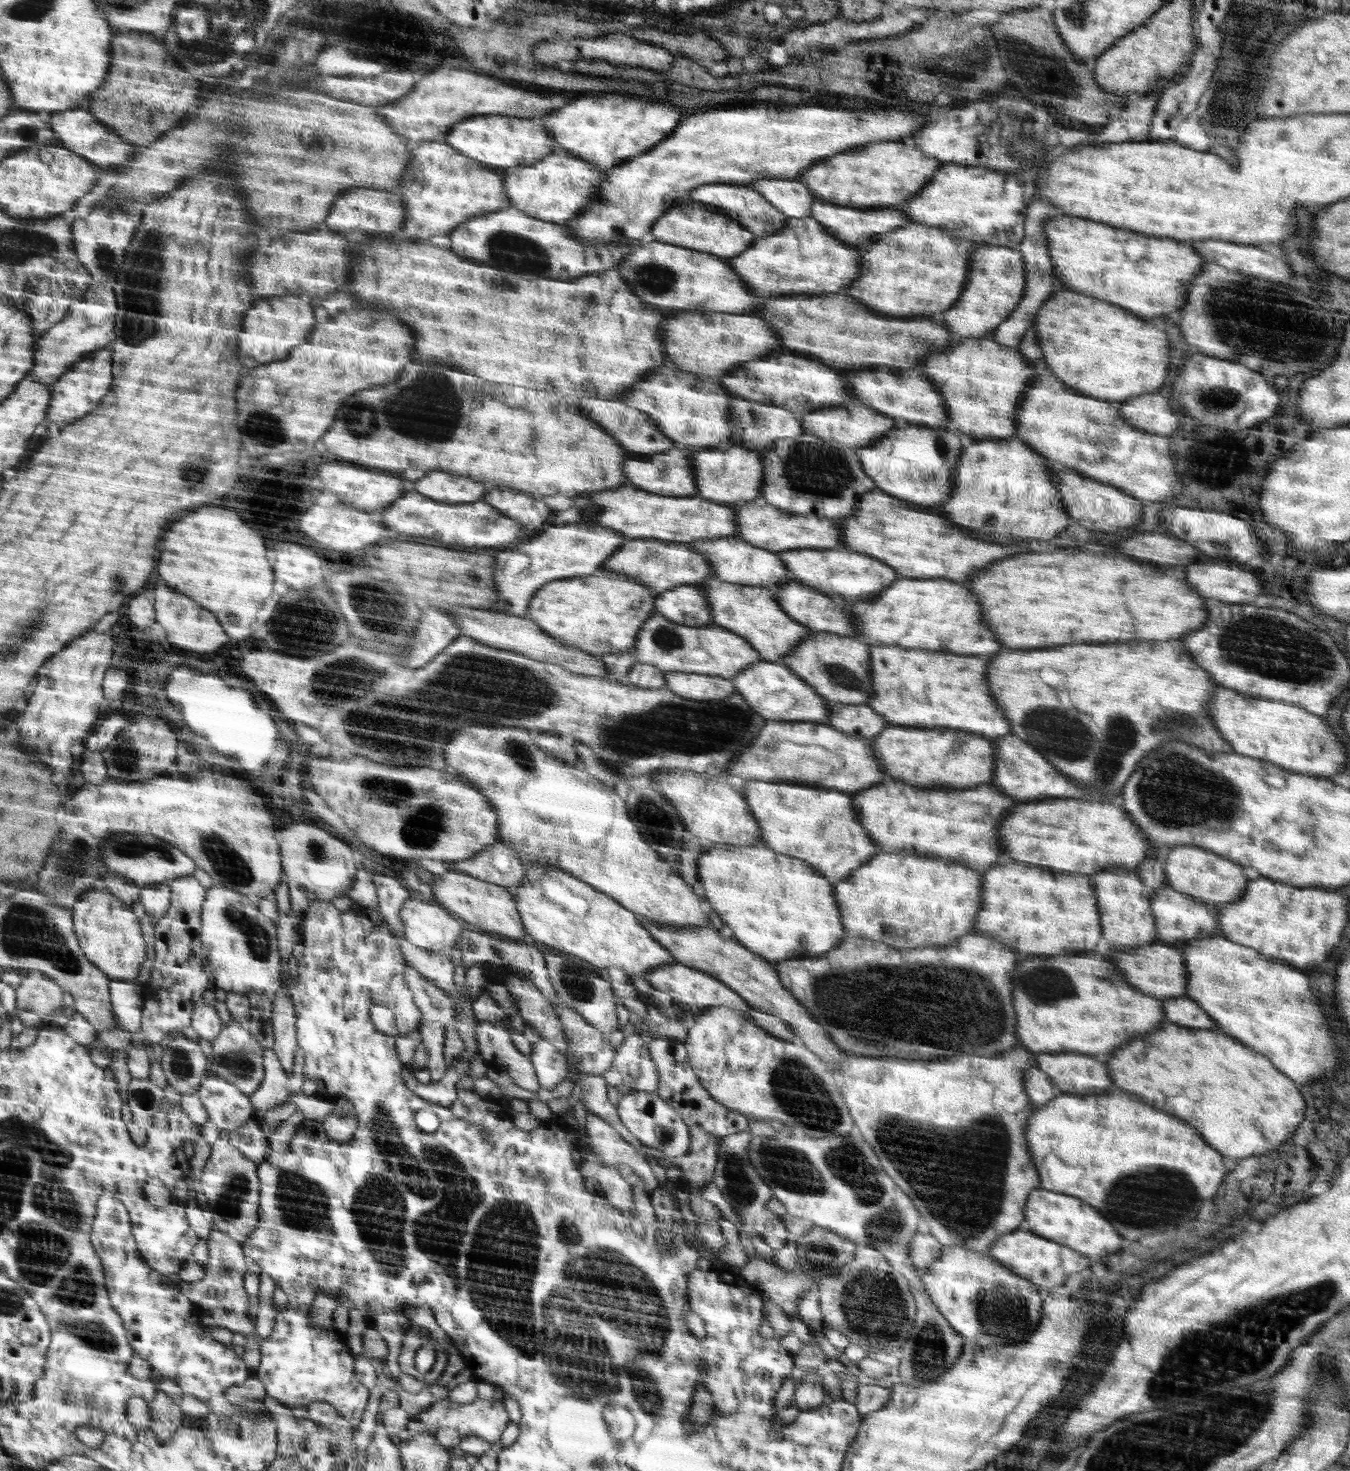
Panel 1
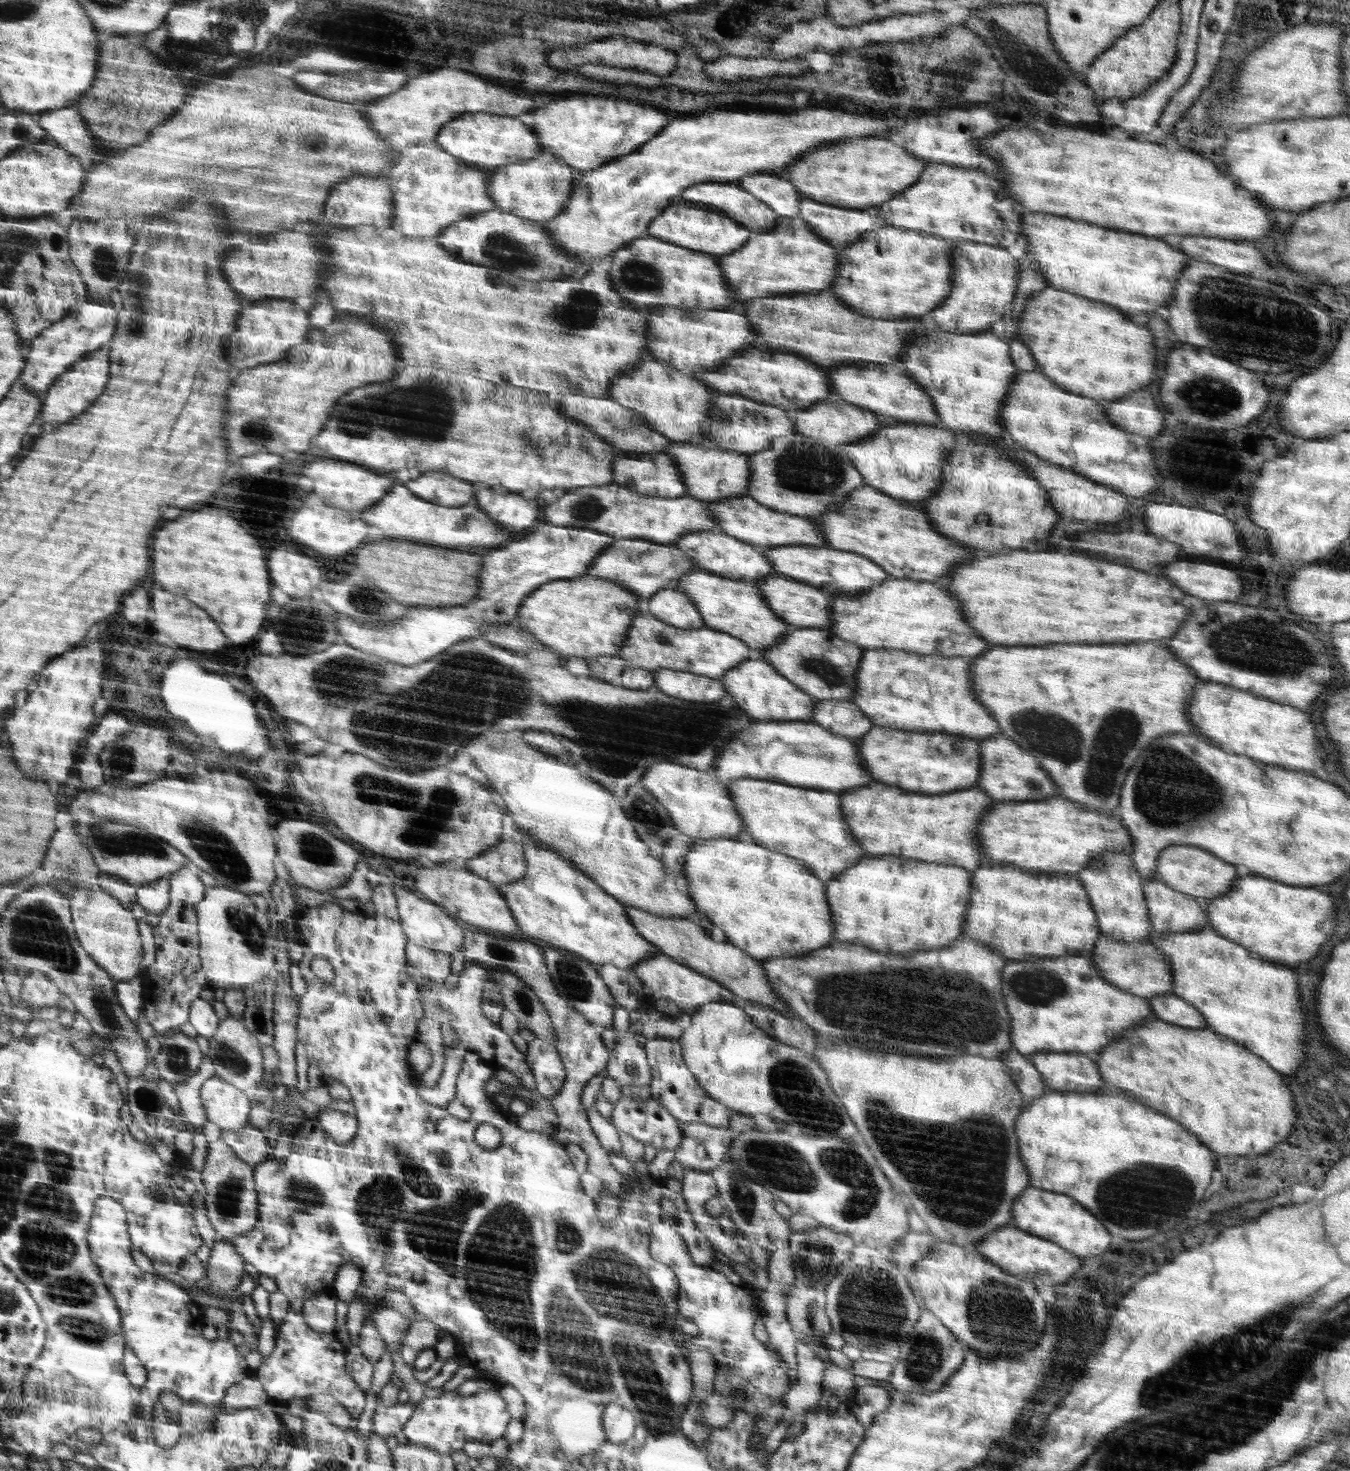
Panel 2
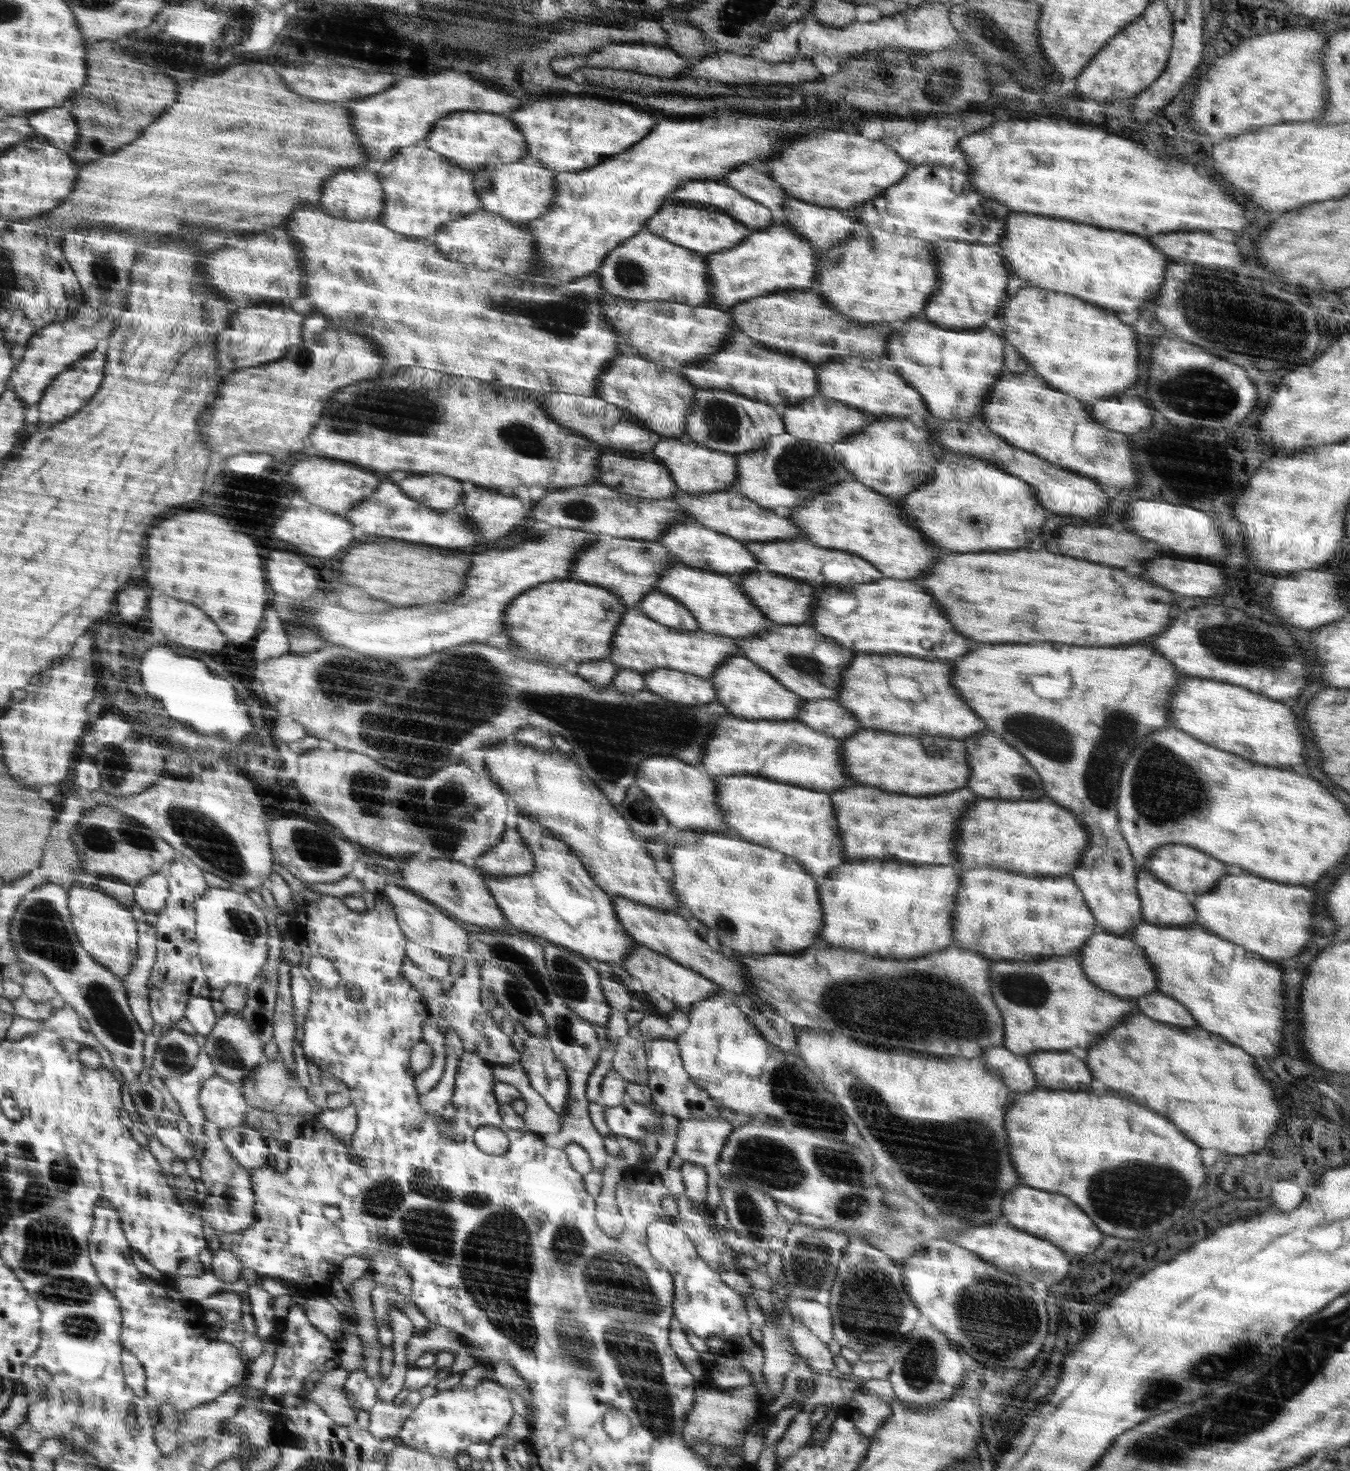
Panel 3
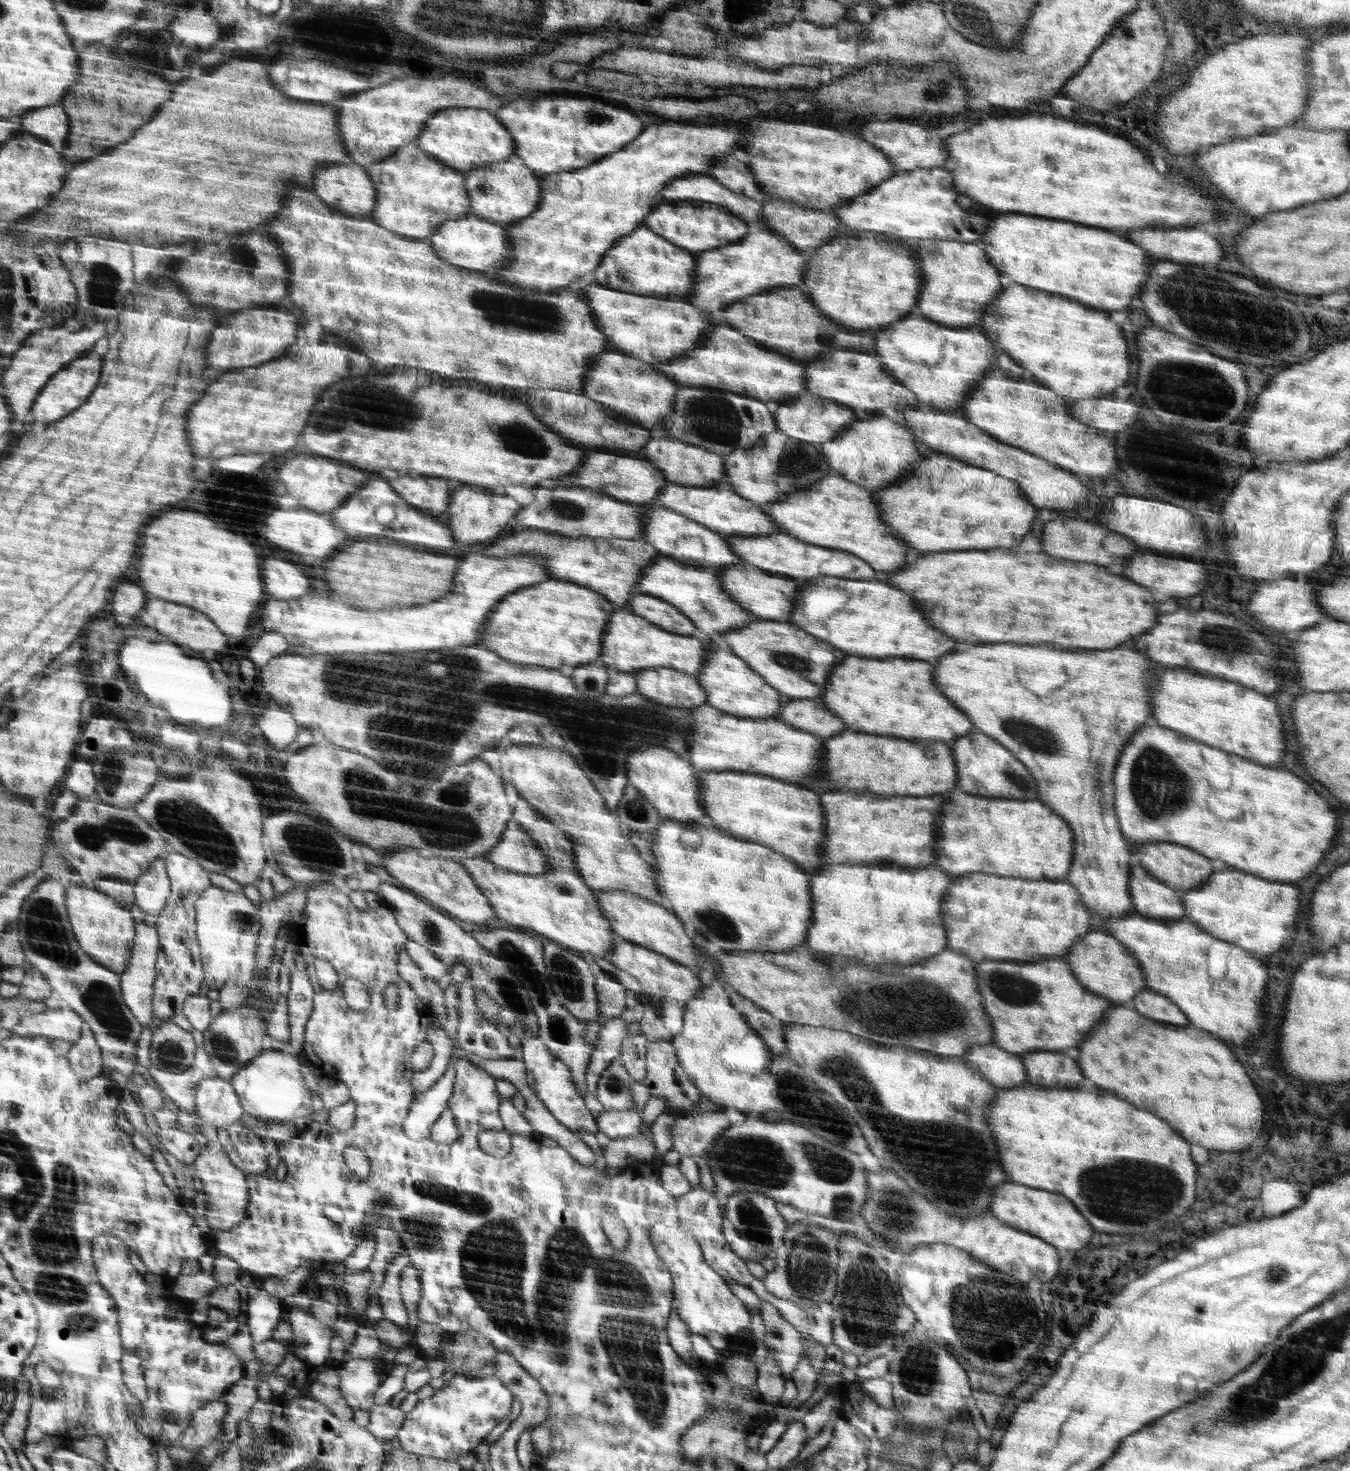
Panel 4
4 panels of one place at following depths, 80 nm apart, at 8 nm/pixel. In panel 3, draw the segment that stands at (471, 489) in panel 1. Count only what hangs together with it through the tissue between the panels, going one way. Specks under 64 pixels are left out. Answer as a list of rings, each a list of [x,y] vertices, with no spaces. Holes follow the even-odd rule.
[[[408,476],[401,480],[400,487],[414,500],[436,508],[448,510],[456,507],[464,499],[462,481],[454,480],[450,476]]]

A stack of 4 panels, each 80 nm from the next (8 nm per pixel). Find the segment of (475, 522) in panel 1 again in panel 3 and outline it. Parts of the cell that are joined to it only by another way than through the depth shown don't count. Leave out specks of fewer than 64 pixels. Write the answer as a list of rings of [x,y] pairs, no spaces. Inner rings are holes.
[[[385,477],[381,486],[372,495],[352,507],[352,510],[346,514],[346,520],[352,522],[356,532],[357,528],[360,528],[364,534],[380,534],[380,536],[390,536],[408,542],[422,542],[440,548],[470,546],[481,540],[477,538],[471,522],[467,520],[461,503],[448,510],[430,508],[402,492],[400,485],[386,482]]]

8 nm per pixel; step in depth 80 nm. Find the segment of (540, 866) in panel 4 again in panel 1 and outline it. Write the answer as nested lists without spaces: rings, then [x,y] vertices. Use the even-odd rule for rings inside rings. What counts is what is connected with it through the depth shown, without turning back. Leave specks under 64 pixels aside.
[[[474,726],[474,728],[462,728],[462,732],[458,732],[458,736],[454,736],[454,740],[450,740],[450,744],[446,744],[446,766],[452,766],[452,768],[456,768],[456,772],[460,774],[460,776],[466,776],[466,780],[472,780],[472,786],[476,786],[478,791],[482,793],[482,796],[486,796],[486,800],[489,800],[490,806],[494,808],[494,812],[497,814],[497,816],[502,816],[502,818],[499,818],[499,823],[502,822],[500,830],[502,830],[502,844],[496,844],[494,846],[487,847],[485,850],[482,850],[480,852],[477,852],[474,856],[471,856],[470,858],[467,858],[466,860],[457,860],[456,862],[449,862],[448,863],[454,863],[454,870],[461,873],[466,873],[468,876],[476,877],[483,881],[488,881],[492,884],[497,884],[498,886],[507,887],[509,889],[516,888],[516,886],[519,886],[523,883],[523,881],[526,881],[526,875],[525,870],[529,869],[531,862],[539,861],[542,864],[548,864],[552,866],[557,866],[559,868],[562,868],[562,870],[566,871],[568,874],[578,877],[581,881],[584,881],[586,884],[592,885],[594,888],[597,888],[599,891],[602,891],[603,893],[606,893],[606,896],[613,897],[614,900],[617,900],[621,905],[624,905],[626,909],[630,909],[630,912],[634,912],[637,914],[637,916],[640,919],[648,919],[652,920],[654,924],[656,925],[664,925],[665,927],[674,927],[675,929],[681,929],[684,927],[706,927],[710,926],[708,924],[708,905],[707,901],[705,900],[705,897],[703,895],[697,894],[693,892],[693,889],[689,887],[689,884],[686,884],[684,880],[682,880],[681,875],[676,871],[676,868],[674,865],[666,861],[656,850],[652,848],[652,846],[646,844],[645,838],[641,836],[640,829],[633,823],[633,819],[629,816],[629,812],[626,809],[626,802],[614,792],[614,788],[612,788],[609,784],[603,783],[598,780],[594,780],[594,778],[590,778],[586,772],[582,772],[582,776],[578,778],[578,770],[576,768],[572,768],[572,765],[568,766],[568,763],[566,761],[563,761],[562,759],[558,759],[555,757],[550,756],[550,754],[546,753],[542,749],[538,748],[538,745],[533,741],[531,732],[524,728],[484,728],[484,726]],[[522,850],[522,852],[526,852],[526,856],[528,856],[529,863],[526,865],[522,865],[521,859],[519,856],[519,852]]]

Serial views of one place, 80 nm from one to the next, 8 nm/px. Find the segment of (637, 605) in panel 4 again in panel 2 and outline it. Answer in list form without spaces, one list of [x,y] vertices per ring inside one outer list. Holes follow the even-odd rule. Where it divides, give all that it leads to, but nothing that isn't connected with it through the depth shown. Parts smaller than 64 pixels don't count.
[[[674,586],[652,595],[648,601],[647,612],[676,628],[698,629],[704,626],[704,617],[692,597],[684,589]]]

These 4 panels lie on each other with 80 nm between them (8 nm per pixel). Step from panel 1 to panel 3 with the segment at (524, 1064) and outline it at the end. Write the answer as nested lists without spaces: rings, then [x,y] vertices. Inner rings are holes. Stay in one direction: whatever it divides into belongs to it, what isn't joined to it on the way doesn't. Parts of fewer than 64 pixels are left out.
[[[466,957],[466,967],[464,974],[456,980],[456,984],[438,998],[424,998],[427,1004],[427,1010],[430,1017],[438,1020],[447,1021],[454,1027],[454,1030],[461,1037],[463,1050],[465,1053],[476,1053],[478,1057],[484,1060],[490,1060],[494,1064],[514,1064],[523,1063],[523,1057],[518,1050],[515,1050],[501,1025],[496,1024],[490,1016],[490,1012],[482,1006],[480,1002],[480,980],[479,963],[475,958]]]

